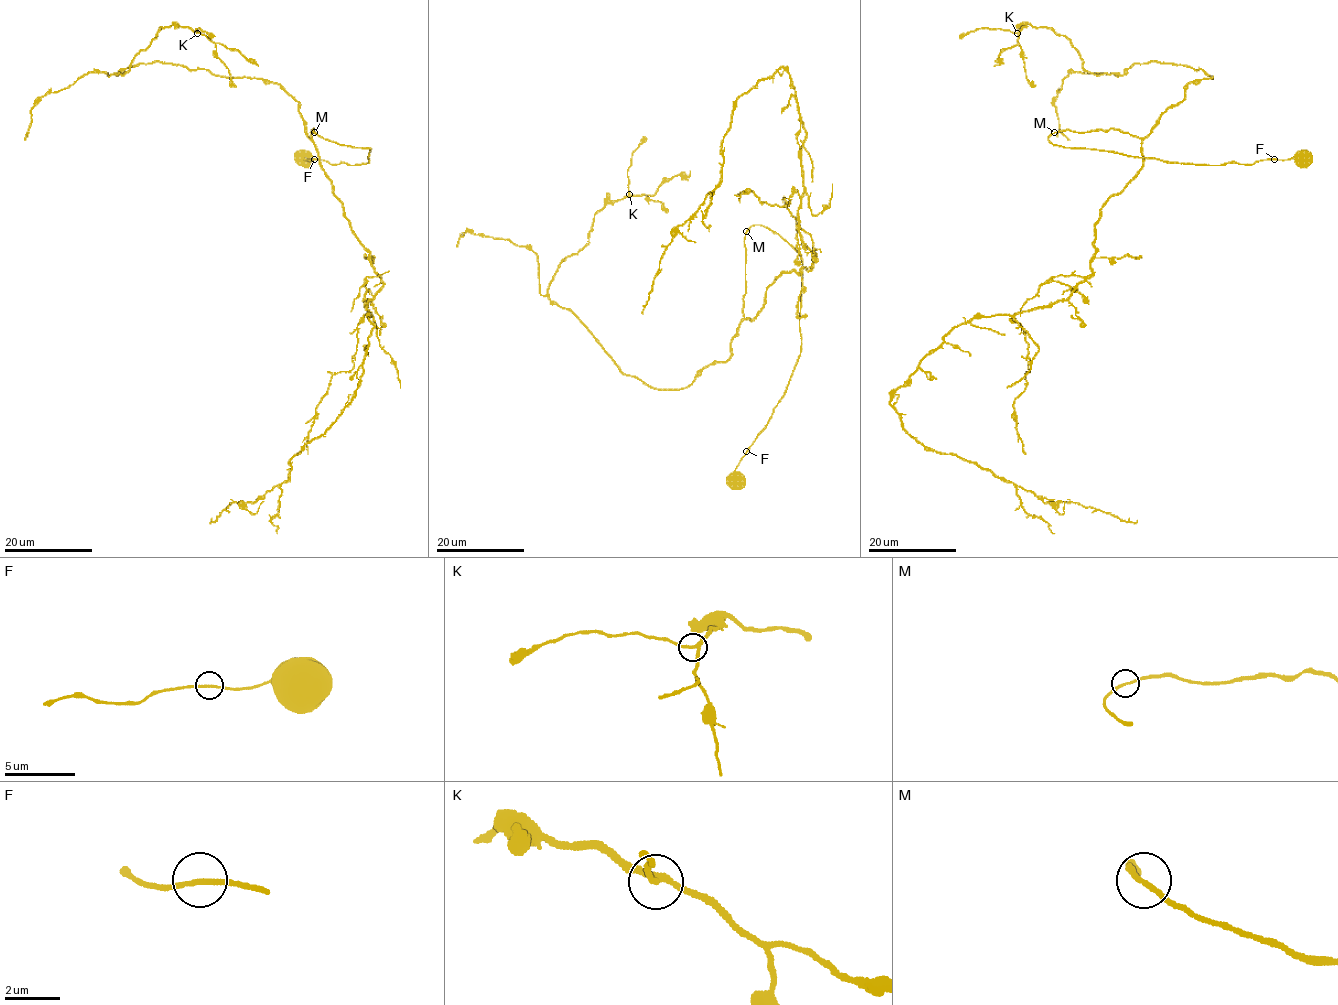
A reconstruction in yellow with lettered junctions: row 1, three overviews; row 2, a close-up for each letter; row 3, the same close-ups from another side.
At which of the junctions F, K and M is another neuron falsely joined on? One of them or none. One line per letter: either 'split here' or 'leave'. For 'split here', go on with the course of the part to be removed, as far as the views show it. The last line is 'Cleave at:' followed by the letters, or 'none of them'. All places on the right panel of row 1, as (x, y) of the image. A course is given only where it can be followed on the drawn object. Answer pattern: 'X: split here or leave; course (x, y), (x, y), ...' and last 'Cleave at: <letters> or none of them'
F: leave
K: leave
M: leave
Cleave at: none of them

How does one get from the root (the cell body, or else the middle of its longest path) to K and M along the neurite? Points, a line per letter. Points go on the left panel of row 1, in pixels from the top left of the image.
K: (305, 158), (370, 149), (311, 139), (263, 79), (116, 74), (161, 27), (197, 33)
M: (305, 158), (349, 165), (369, 161), (370, 149), (340, 145), (314, 132)

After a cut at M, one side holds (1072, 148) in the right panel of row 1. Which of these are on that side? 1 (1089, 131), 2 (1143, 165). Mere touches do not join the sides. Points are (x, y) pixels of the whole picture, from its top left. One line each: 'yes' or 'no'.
1: no
2: no

